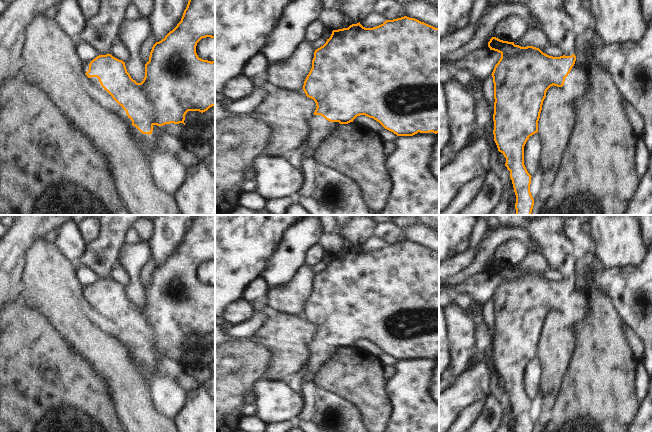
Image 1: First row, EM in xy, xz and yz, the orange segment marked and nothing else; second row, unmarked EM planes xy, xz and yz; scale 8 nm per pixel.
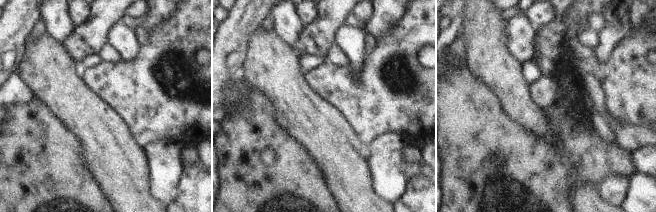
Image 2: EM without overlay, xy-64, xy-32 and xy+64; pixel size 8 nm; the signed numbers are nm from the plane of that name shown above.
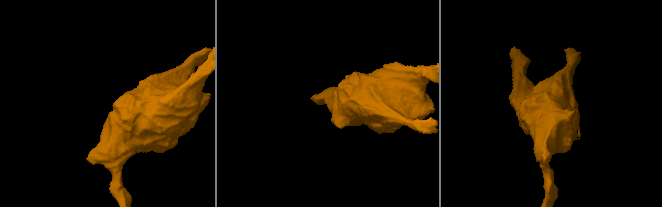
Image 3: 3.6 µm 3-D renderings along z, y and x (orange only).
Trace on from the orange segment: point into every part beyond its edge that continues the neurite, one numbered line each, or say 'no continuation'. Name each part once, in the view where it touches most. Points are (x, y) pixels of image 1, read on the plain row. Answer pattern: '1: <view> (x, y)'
1: xy (96, 310).

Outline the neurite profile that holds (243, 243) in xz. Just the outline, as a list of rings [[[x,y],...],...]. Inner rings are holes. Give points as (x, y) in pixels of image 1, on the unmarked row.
[[[215,215],[215,316],[242,298],[246,287],[261,276],[286,229],[307,215]]]

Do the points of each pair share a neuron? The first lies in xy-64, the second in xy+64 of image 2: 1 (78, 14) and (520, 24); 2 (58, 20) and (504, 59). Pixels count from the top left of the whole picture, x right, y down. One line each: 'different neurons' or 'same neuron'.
1: different neurons
2: different neurons

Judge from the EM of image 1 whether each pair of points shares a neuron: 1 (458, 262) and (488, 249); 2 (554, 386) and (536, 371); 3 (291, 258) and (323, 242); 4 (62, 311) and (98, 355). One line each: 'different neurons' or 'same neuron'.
1: different neurons
2: different neurons
3: different neurons
4: same neuron

